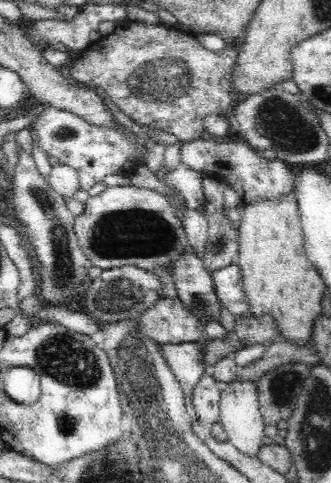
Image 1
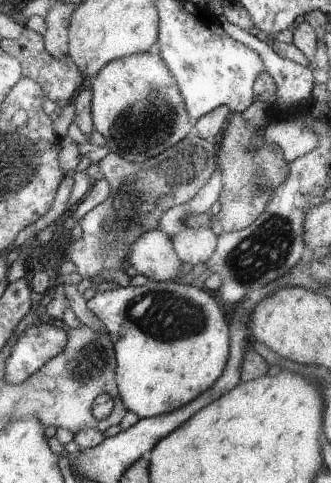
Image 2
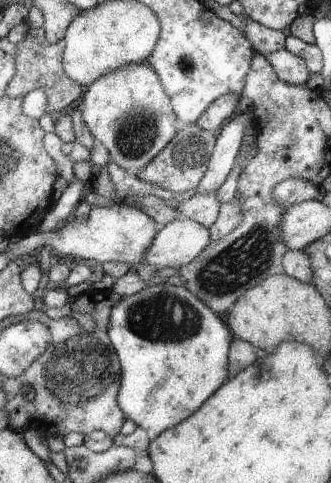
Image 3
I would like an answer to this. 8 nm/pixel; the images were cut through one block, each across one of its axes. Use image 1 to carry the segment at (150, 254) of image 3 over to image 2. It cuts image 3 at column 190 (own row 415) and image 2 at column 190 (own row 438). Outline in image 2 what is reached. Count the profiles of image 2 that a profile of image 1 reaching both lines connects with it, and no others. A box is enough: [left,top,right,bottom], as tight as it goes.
[173,228,217,264]

